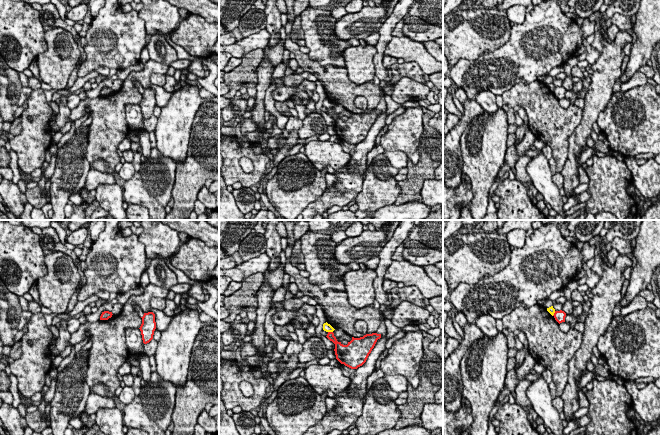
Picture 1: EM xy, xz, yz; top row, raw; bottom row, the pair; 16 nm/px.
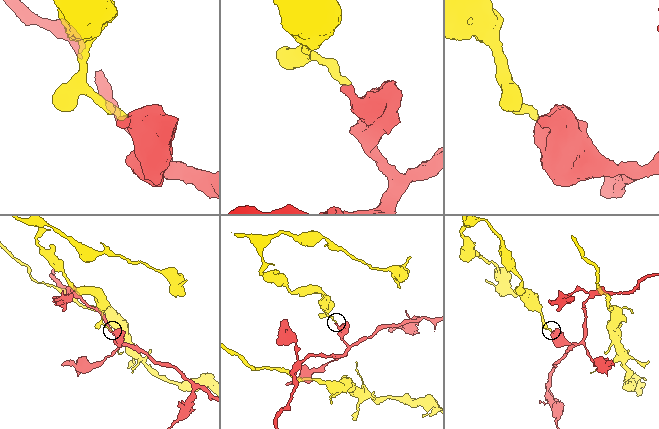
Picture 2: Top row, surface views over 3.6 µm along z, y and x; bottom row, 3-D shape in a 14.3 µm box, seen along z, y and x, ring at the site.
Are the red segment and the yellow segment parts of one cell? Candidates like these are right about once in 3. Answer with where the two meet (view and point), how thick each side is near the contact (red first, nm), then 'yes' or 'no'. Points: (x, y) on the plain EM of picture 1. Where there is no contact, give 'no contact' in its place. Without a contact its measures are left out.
xz (330, 108) | 120/130 nm | no

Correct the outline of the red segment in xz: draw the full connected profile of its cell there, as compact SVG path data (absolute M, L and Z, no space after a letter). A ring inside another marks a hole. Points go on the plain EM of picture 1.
M328 108L326 113L335 120L336 135L351 145L357 145L366 138L381 110L372 109L360 114L352 113L347 121L338 118L333 108Z

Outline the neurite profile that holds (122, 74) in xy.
M139 62L133 66L130 66L126 69L120 69L117 71L116 75L118 79L120 80L125 80L127 76L132 72L132 71L141 71L144 68L144 64Z

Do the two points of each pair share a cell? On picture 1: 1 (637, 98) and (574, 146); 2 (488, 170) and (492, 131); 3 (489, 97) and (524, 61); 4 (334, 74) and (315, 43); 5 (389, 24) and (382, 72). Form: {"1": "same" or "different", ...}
{"1": "different", "2": "same", "3": "different", "4": "different", "5": "same"}

